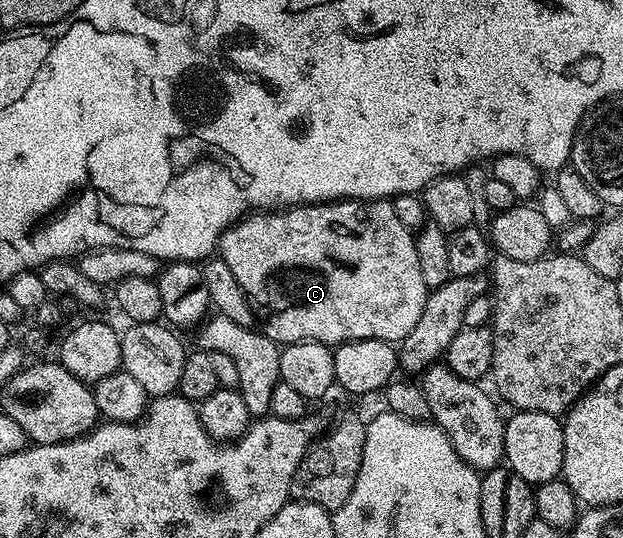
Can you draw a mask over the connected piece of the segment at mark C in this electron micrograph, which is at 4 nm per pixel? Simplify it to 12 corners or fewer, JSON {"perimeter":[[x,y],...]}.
{"perimeter":[[391,201],[258,210],[217,251],[278,345],[401,342]]}

